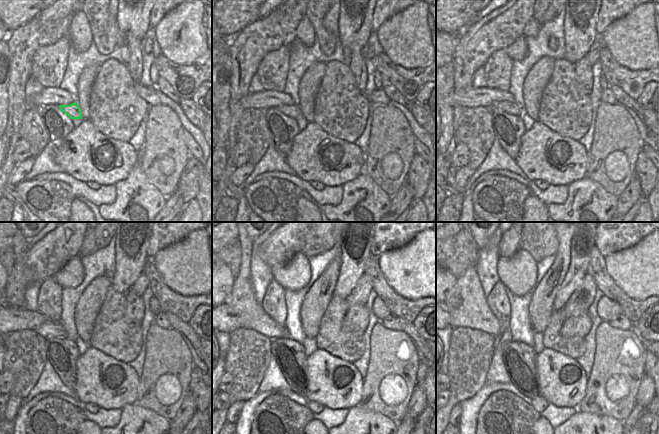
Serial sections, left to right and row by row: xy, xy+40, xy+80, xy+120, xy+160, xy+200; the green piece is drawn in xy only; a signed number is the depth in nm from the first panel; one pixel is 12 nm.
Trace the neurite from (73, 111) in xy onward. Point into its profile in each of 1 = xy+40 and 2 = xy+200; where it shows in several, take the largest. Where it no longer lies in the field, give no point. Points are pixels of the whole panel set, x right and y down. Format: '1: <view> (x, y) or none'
1: xy+40 (293, 111)
2: xy+200 (466, 302)

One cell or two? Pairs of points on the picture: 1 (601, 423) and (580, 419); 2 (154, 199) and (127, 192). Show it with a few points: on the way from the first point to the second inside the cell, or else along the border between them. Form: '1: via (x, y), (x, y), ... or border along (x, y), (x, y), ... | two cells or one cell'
1: via (596, 423), (585, 423) | one cell
2: via (147, 192), (140, 185), (134, 188) | one cell

